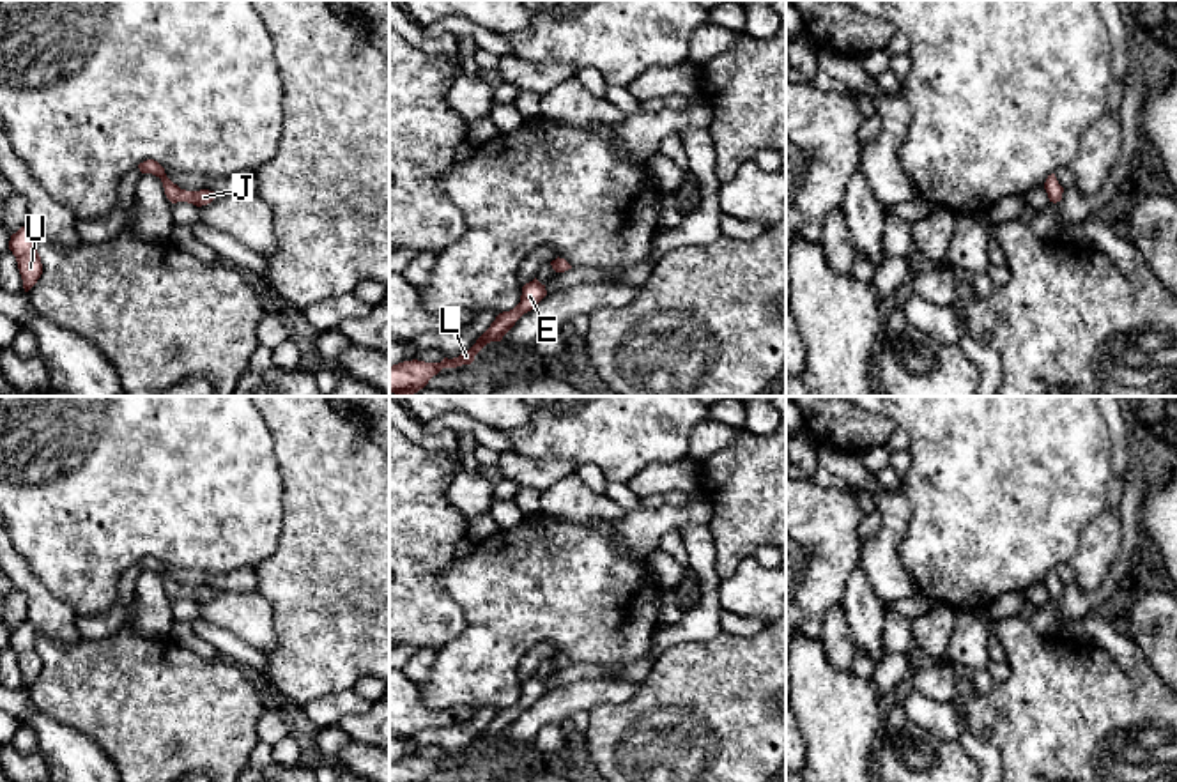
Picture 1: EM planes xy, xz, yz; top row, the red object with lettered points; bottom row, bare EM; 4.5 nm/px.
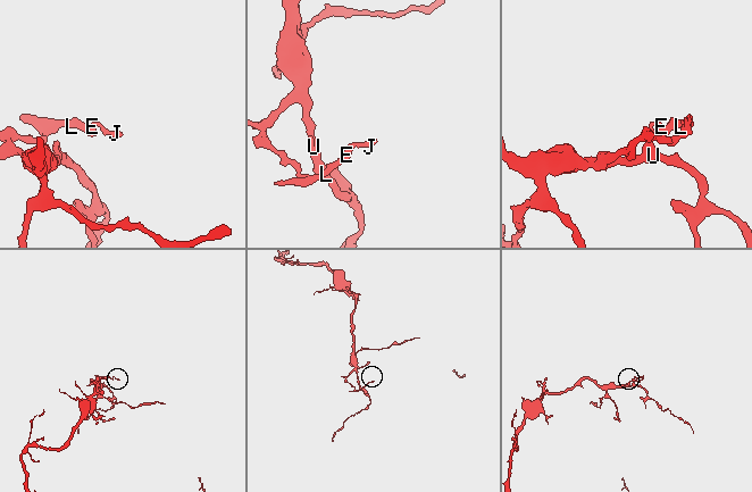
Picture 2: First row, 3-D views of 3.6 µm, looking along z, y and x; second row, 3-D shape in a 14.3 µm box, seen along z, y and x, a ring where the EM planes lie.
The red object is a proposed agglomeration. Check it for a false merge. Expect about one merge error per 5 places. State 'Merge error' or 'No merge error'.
No merge error

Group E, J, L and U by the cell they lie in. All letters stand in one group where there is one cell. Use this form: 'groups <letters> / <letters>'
groups E J L U

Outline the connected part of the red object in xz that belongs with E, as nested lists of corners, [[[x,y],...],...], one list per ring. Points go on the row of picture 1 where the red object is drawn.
[[[536,278],[522,287],[520,303],[496,317],[490,327],[476,340],[476,343],[460,354],[458,357],[444,357],[441,363],[425,361],[404,361],[389,366],[389,393],[398,396],[414,395],[423,389],[428,380],[442,368],[457,368],[471,364],[474,356],[490,341],[501,341],[503,336],[515,326],[515,322],[527,311],[531,311],[547,295],[545,285]]]

